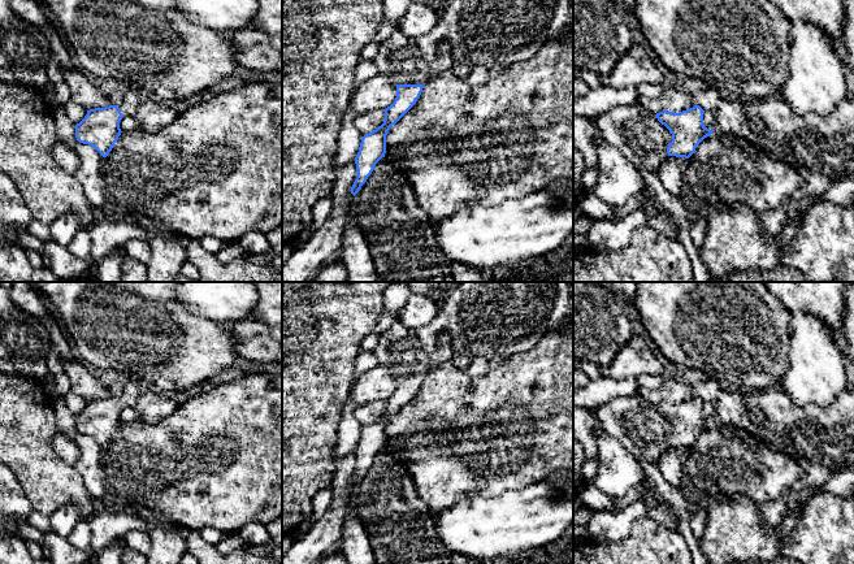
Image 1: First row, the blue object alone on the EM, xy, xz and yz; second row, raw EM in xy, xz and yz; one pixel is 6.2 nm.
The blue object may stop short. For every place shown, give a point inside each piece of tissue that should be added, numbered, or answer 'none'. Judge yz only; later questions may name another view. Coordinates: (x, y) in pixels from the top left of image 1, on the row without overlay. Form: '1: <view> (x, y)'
1: yz (638, 426)

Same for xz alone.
1: xz (399, 348)

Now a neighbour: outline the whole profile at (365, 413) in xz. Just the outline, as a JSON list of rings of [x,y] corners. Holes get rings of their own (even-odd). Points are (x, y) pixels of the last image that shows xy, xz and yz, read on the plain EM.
[[[383,400],[368,404],[360,404],[356,411],[354,412],[355,418],[360,424],[361,428],[365,425],[372,424],[378,417],[383,415],[385,403]]]

